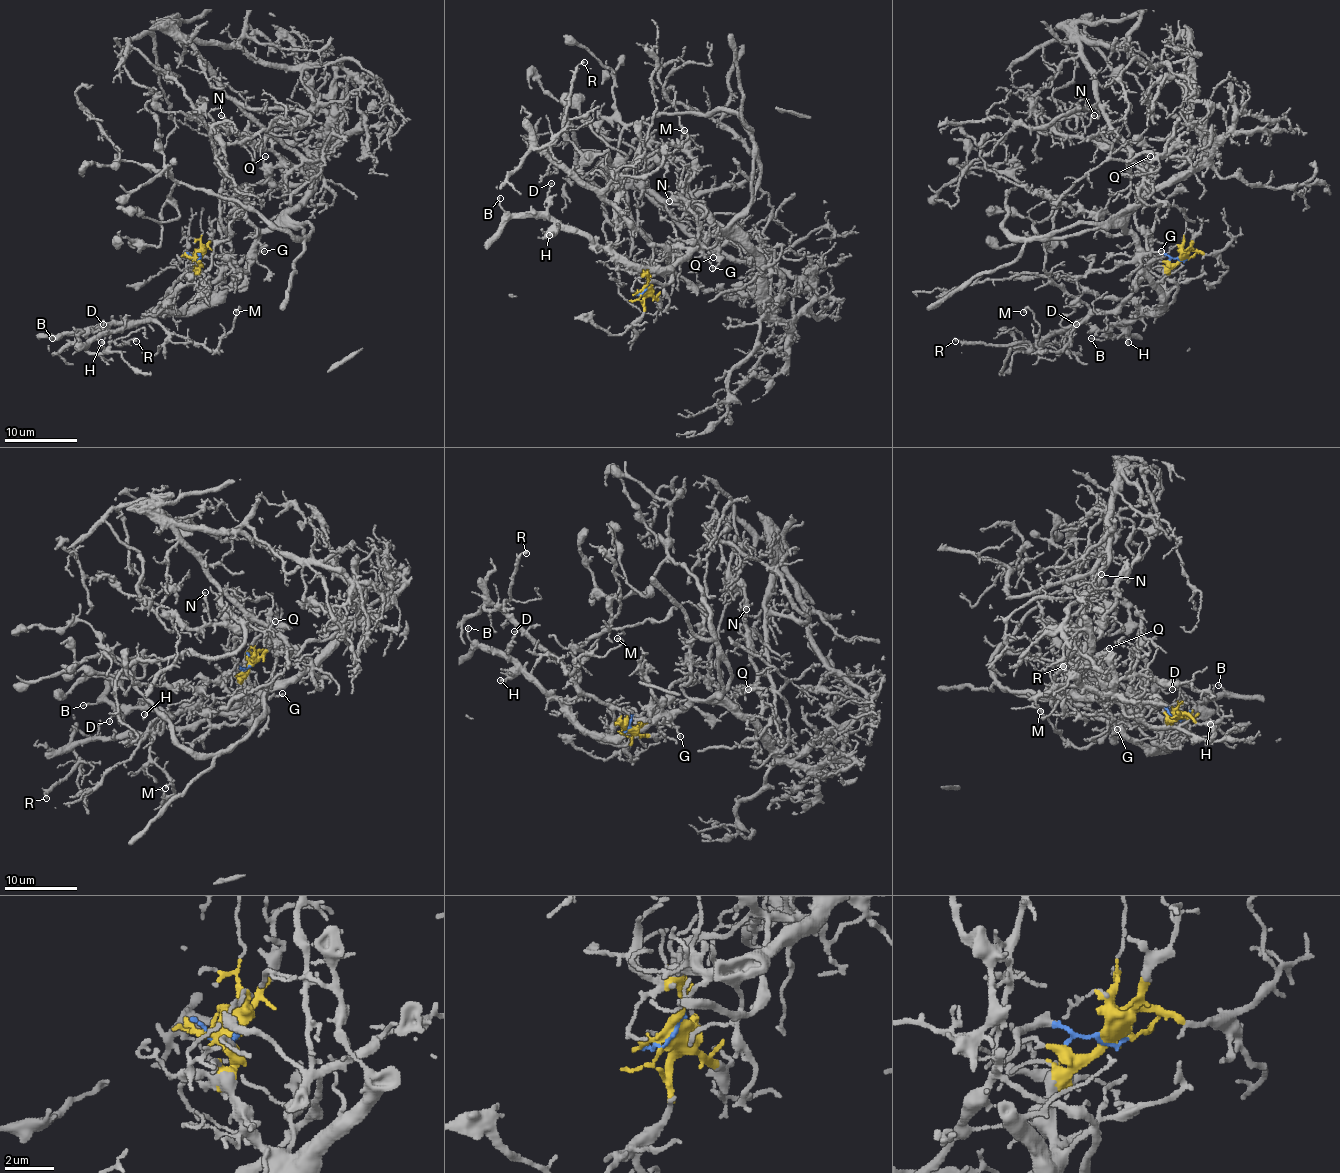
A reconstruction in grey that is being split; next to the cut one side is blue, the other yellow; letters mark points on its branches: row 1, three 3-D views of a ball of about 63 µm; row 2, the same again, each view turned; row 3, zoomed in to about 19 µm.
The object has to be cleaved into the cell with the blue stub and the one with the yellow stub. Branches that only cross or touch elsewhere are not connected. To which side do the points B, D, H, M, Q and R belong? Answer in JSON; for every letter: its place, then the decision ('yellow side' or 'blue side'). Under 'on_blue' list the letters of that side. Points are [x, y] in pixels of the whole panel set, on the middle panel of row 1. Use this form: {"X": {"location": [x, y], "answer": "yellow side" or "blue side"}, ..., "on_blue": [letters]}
{"B": {"location": [500, 198], "answer": "yellow side"}, "D": {"location": [551, 183], "answer": "yellow side"}, "H": {"location": [549, 235], "answer": "yellow side"}, "M": {"location": [684, 130], "answer": "blue side"}, "Q": {"location": [713, 257], "answer": "yellow side"}, "R": {"location": [584, 62], "answer": "blue side"}, "on_blue": ["M", "R"]}

